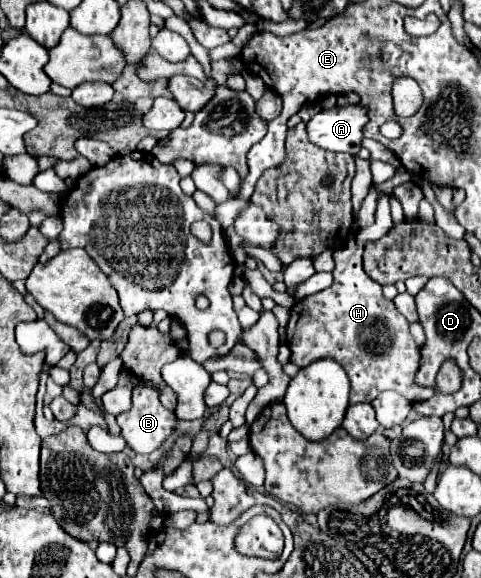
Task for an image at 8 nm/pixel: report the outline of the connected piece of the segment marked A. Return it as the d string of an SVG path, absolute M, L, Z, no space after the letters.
M344 105L316 113L308 123L308 139L322 149L356 155L360 151L362 127L368 121L364 107Z

